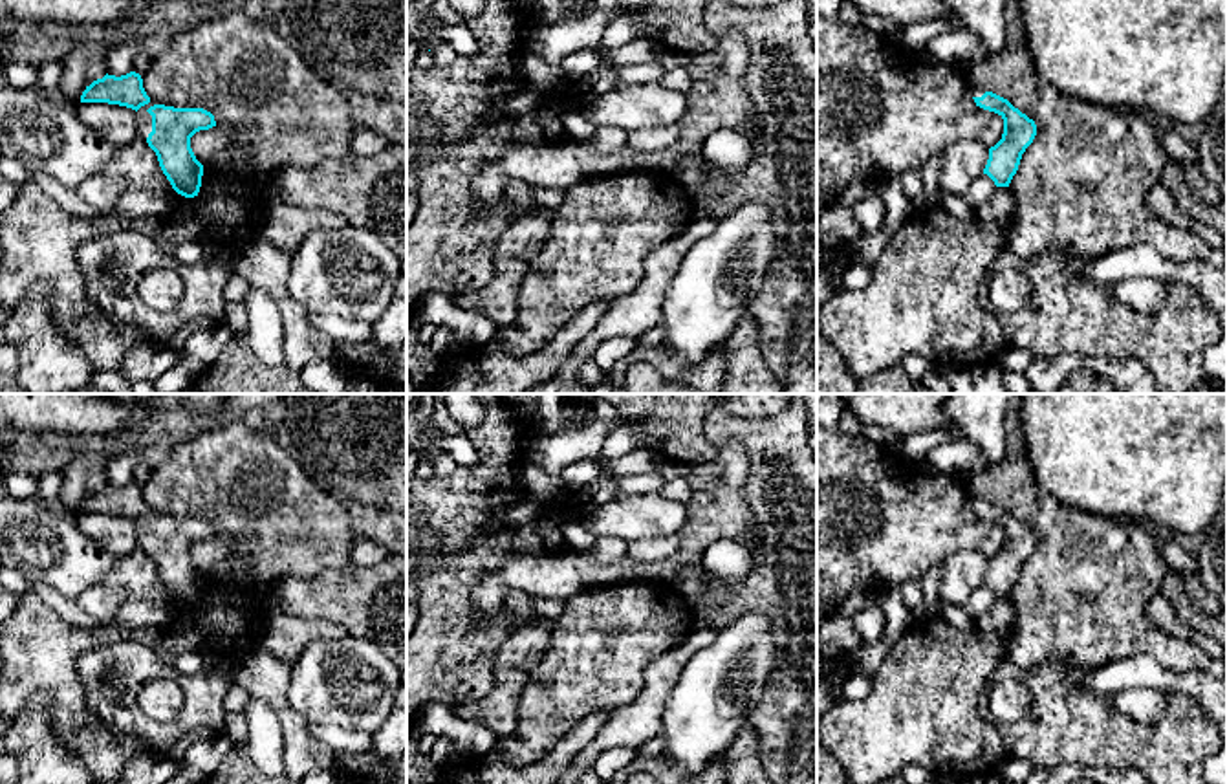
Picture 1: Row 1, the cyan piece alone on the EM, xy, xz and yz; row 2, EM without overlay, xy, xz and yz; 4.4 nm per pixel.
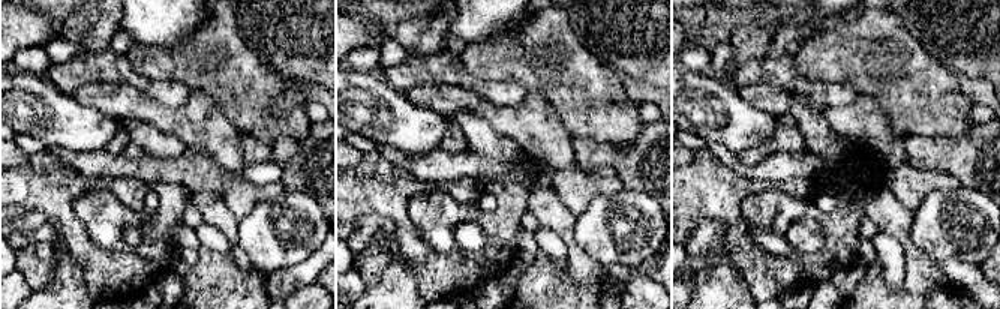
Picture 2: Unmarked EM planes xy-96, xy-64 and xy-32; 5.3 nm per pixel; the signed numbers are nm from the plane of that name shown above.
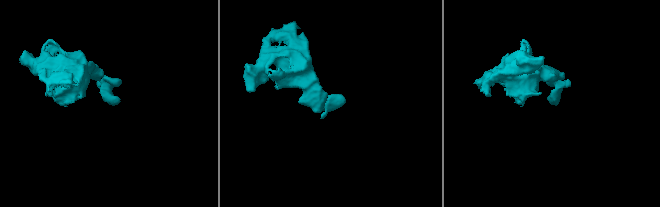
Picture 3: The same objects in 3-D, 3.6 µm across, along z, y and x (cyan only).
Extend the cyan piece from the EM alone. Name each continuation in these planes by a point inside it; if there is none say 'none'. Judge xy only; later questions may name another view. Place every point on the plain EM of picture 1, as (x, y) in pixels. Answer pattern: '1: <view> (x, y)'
1: xy (143, 528)

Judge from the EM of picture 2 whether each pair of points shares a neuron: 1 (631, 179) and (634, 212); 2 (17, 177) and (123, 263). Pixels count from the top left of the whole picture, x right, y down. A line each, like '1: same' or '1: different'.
1: different
2: same

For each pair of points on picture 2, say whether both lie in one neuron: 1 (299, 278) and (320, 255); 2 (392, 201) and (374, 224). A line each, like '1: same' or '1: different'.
1: same
2: different

